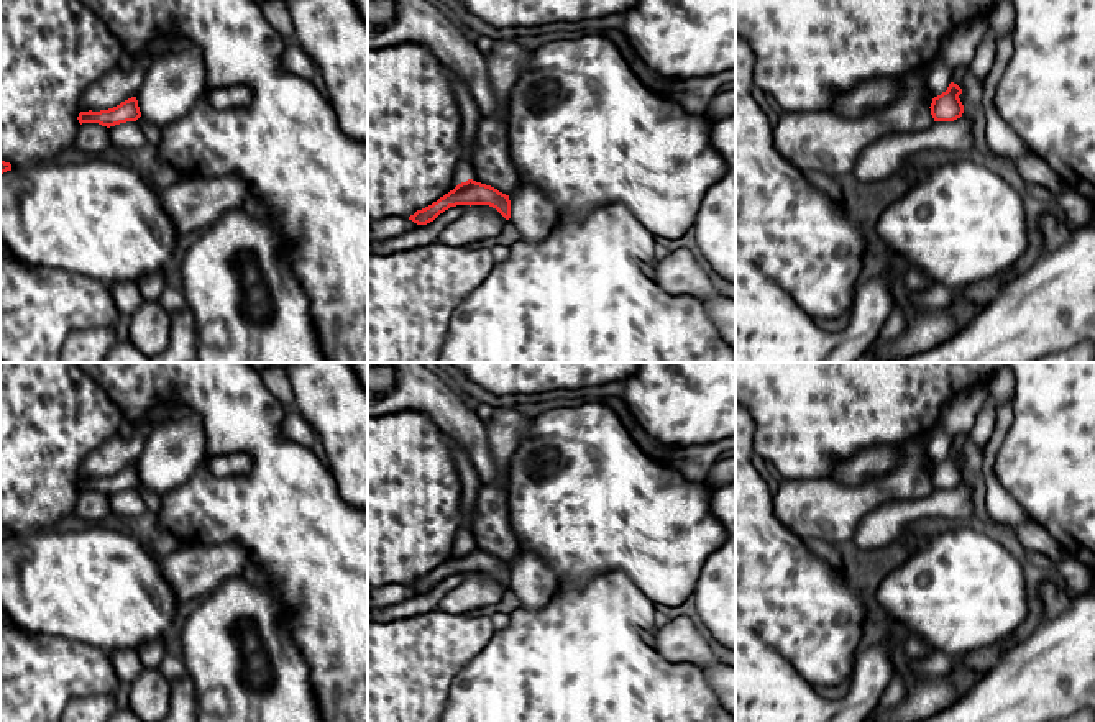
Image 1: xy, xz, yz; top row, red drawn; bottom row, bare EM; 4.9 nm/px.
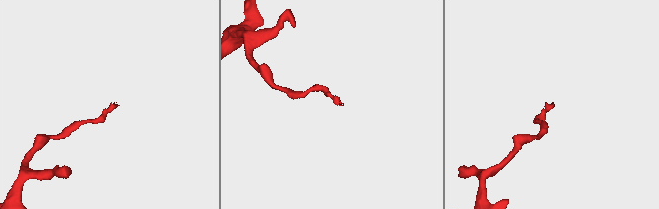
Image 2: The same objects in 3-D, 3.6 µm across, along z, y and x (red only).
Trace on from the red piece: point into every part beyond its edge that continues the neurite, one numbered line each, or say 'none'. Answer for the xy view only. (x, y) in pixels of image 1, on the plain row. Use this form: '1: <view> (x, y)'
none

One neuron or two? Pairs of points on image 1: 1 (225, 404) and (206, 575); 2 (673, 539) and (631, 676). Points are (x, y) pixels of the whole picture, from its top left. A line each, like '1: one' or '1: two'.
1: two
2: two

